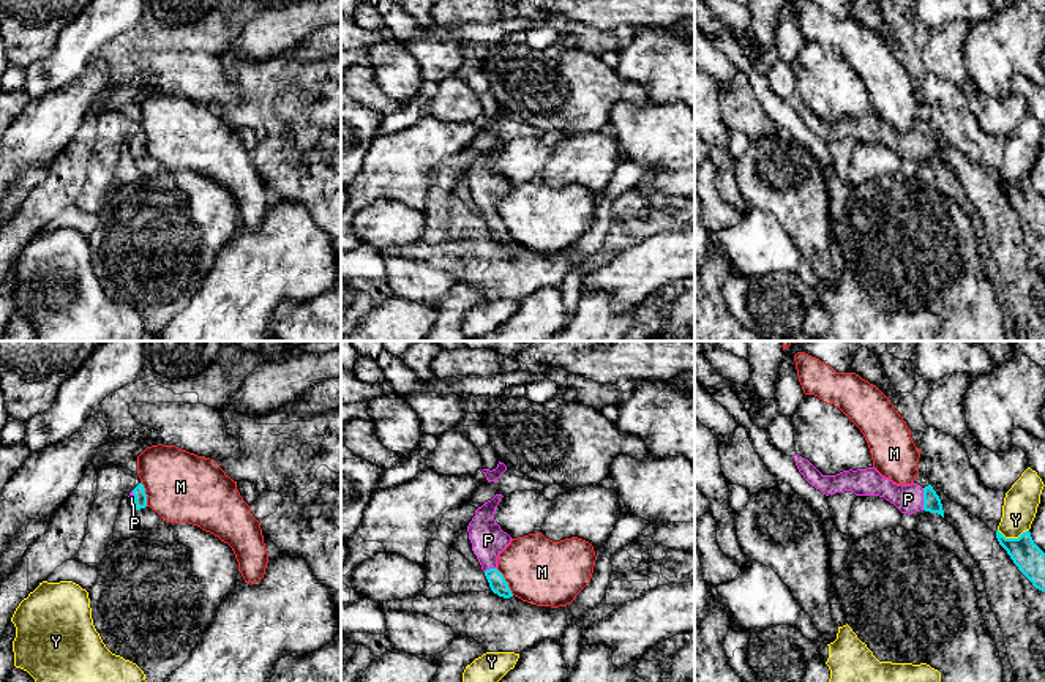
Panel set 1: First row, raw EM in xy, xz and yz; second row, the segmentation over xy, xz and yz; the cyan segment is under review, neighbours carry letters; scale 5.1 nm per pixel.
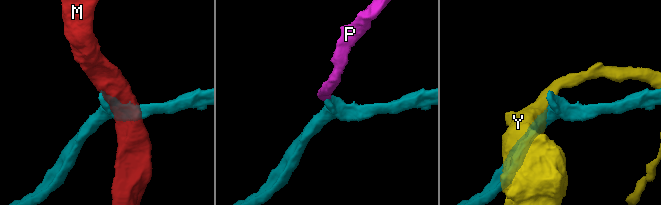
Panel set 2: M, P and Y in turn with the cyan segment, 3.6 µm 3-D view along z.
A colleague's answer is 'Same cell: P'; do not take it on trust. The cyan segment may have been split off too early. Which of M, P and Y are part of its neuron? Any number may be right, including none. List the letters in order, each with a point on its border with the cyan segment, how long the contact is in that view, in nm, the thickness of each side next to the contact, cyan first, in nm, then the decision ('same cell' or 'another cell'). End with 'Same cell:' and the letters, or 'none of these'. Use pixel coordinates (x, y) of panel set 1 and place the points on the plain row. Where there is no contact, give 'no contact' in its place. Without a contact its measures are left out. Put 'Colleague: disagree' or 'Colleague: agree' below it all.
M: xz (505, 228) | 160 nm | 90/340 nm | another cell
P: yz (924, 146) | 110 nm | 90/140 nm | same cell
Y: yz (1014, 185) | 160 nm | 150/180 nm | another cell
Same cell: P
Colleague: agree

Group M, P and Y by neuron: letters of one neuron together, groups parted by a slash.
M / P / Y

